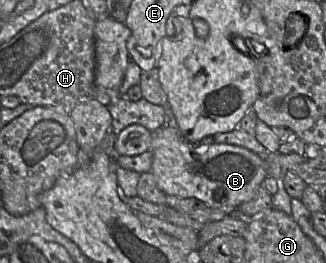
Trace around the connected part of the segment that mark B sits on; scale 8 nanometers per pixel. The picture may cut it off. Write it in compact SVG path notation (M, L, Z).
M164 125L152 132L149 150L153 155L150 171L160 190L166 195L199 199L211 208L224 210L227 215L242 203L252 199L257 189L262 186L263 180L268 176L265 160L253 151L224 143L191 143L183 137L177 126Z

